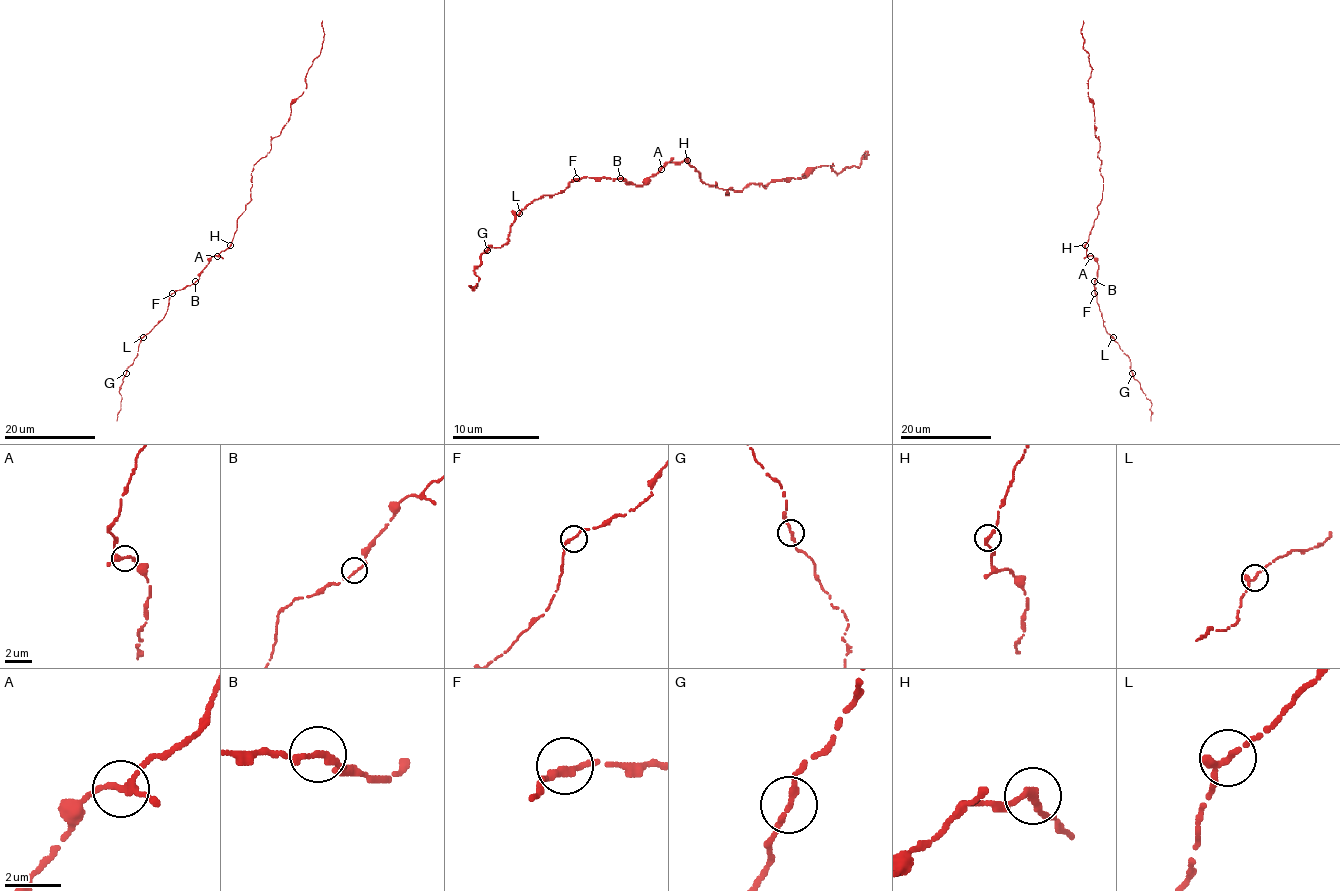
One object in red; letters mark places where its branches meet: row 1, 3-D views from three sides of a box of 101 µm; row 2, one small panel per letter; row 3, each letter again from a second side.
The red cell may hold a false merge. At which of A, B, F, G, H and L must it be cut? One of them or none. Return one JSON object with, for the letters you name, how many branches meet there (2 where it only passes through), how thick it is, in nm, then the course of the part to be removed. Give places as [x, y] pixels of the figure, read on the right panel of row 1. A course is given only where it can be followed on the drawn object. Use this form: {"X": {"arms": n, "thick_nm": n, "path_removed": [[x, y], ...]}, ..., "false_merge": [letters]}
{"false_merge": []}

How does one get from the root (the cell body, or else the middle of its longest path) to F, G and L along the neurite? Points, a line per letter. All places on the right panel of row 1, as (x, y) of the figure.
F: (1090, 233), (1085, 248), (1086, 254), (1098, 264), (1094, 293)
G: (1090, 233), (1085, 248), (1086, 254), (1098, 264), (1093, 290), (1103, 326), (1128, 357), (1132, 373)
L: (1090, 233), (1086, 254), (1098, 264), (1093, 290), (1103, 326), (1113, 337)

